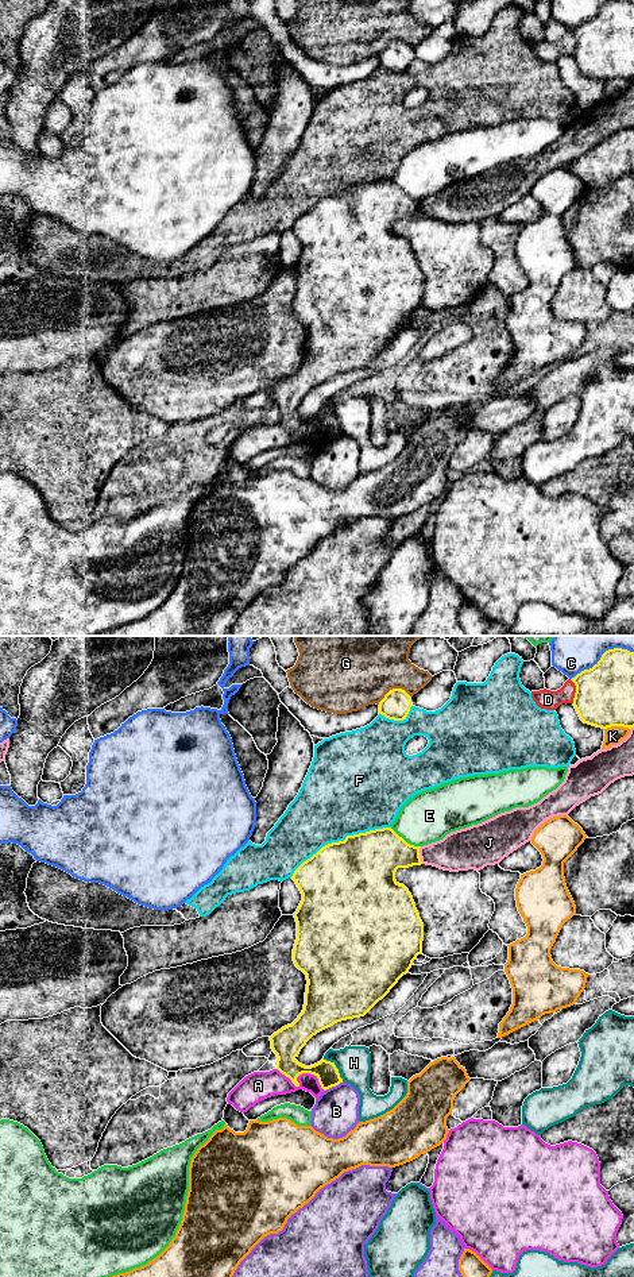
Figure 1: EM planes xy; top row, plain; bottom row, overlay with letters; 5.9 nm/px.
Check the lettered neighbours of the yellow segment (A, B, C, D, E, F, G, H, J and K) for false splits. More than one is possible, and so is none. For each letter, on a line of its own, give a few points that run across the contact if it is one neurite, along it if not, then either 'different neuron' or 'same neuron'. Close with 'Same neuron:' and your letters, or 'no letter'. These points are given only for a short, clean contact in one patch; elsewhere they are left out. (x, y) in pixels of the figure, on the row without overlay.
A: different neuron
B: different neuron
C: different neuron
D: different neuron
E: different neuron
F: different neuron
G: different neuron
H: different neuron
J: different neuron
K: different neuron
Same neuron: no letter

